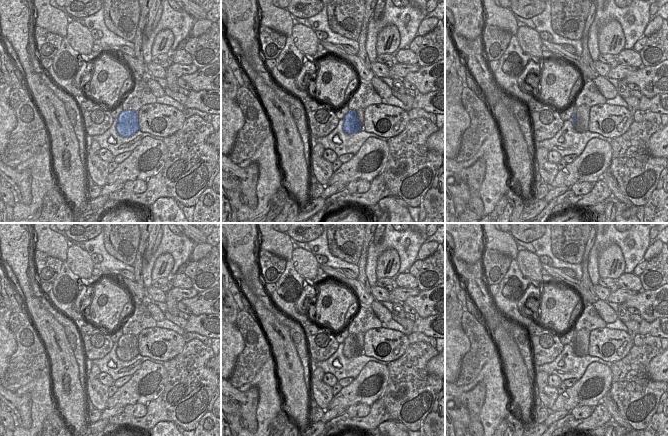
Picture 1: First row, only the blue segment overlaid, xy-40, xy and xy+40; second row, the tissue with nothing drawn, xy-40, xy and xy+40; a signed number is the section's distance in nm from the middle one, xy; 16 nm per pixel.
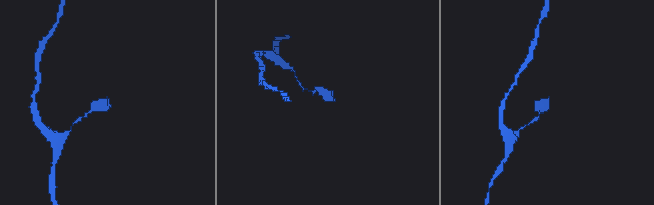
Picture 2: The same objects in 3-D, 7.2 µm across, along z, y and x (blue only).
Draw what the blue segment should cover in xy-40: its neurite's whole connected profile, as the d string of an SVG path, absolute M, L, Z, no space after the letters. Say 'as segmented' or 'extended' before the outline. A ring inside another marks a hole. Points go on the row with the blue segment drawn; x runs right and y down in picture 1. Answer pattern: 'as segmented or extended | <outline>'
as segmented | M122 111L116 124L116 131L121 137L130 137L139 130L137 112Z

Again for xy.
as segmented | M349 111L343 118L343 131L346 134L357 133L361 130L356 117L356 111Z

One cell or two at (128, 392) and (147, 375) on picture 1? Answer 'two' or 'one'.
one

